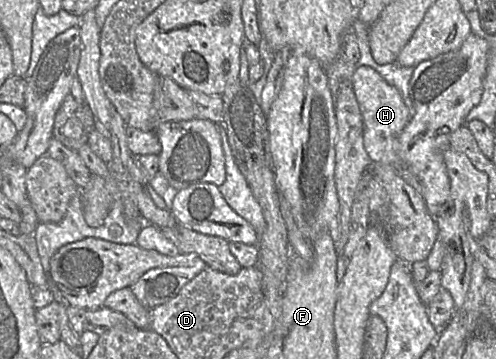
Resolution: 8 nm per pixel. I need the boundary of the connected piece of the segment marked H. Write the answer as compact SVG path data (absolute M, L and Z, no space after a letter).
M367 66L355 68L351 83L363 118L364 148L371 161L373 164L394 167L407 184L419 193L423 193L423 187L419 179L400 162L398 156L399 137L410 121L410 113L399 91L388 84L374 69Z

